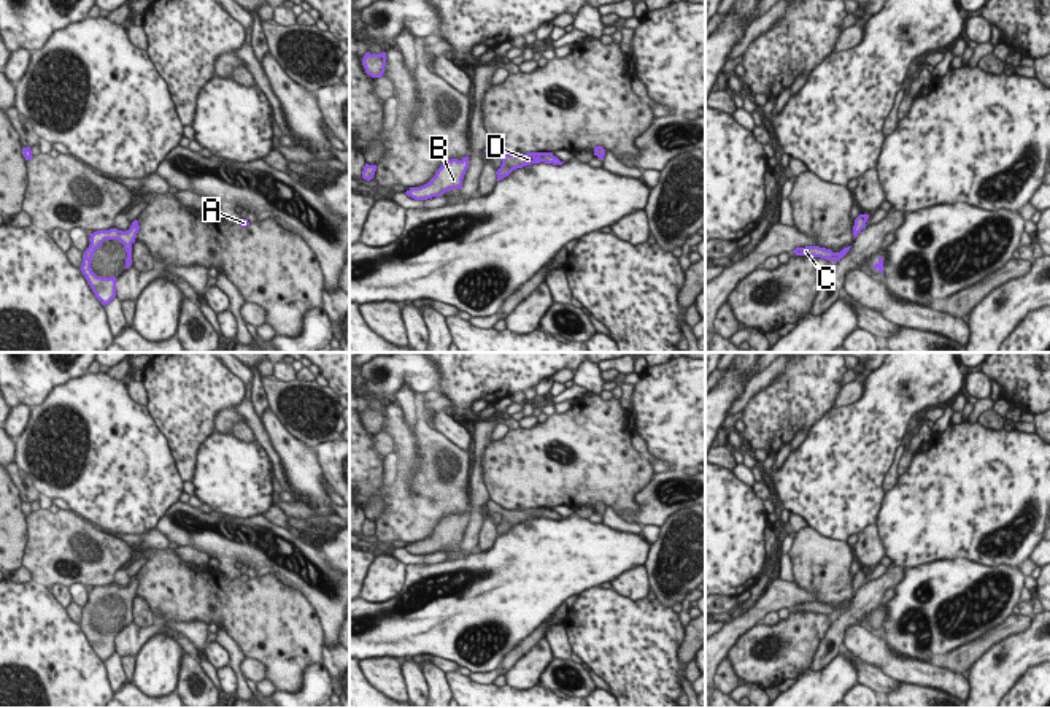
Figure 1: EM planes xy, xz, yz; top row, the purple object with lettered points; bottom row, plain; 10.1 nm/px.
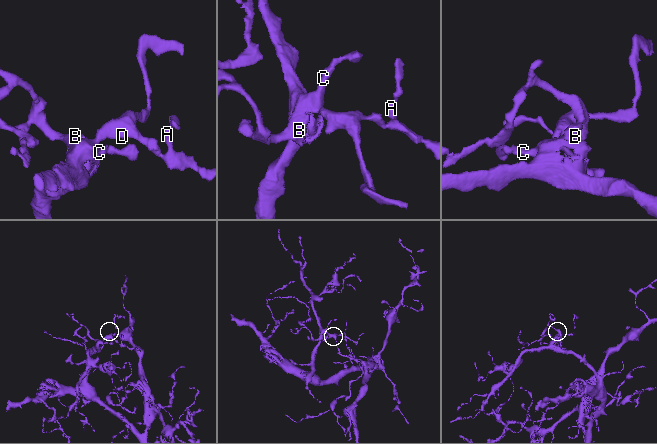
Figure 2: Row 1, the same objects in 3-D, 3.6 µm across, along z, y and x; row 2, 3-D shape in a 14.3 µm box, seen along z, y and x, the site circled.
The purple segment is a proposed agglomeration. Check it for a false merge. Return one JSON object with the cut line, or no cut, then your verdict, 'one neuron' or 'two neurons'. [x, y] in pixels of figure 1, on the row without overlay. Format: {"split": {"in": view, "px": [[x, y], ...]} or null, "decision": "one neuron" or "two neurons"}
{"split": null, "decision": "one neuron"}

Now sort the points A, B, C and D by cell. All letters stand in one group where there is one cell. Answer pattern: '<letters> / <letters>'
A B C D

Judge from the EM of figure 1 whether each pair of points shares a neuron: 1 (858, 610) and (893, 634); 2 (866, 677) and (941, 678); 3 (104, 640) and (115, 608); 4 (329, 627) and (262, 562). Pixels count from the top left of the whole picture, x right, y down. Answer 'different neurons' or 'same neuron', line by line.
1: different neurons
2: different neurons
3: same neuron
4: same neuron

